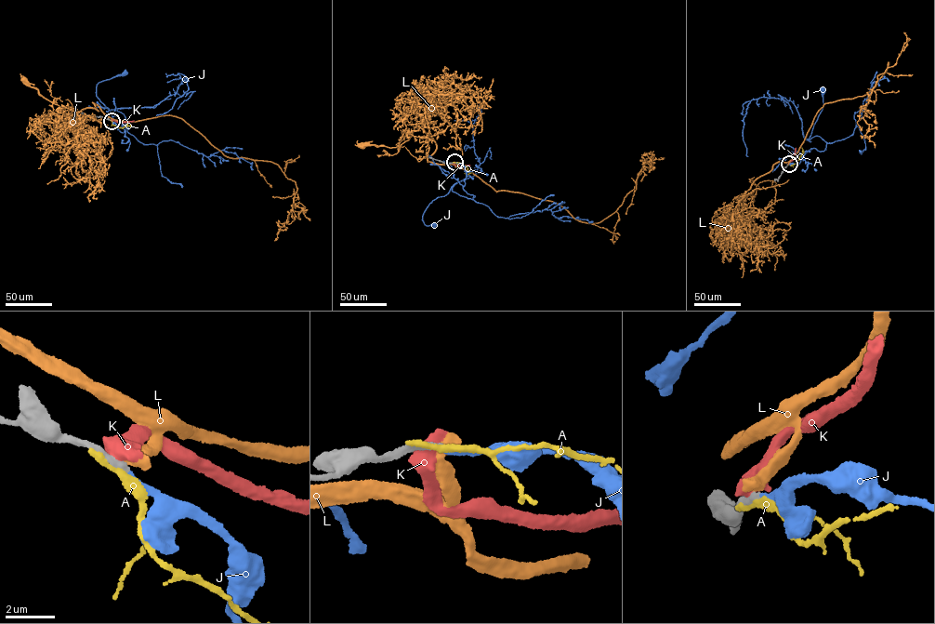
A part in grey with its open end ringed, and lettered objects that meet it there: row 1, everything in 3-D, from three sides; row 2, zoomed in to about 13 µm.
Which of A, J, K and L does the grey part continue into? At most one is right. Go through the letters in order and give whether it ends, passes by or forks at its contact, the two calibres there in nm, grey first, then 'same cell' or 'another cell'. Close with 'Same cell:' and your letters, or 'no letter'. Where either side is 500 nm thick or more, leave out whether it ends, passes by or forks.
A: it ends; calibres 360 and 340 nm; another cell
J: it ends; calibres 280 and 200 nm; same cell
K: calibres 320 and 750 nm; another cell
L: calibres 280 and 600 nm; another cell
Same cell: J

